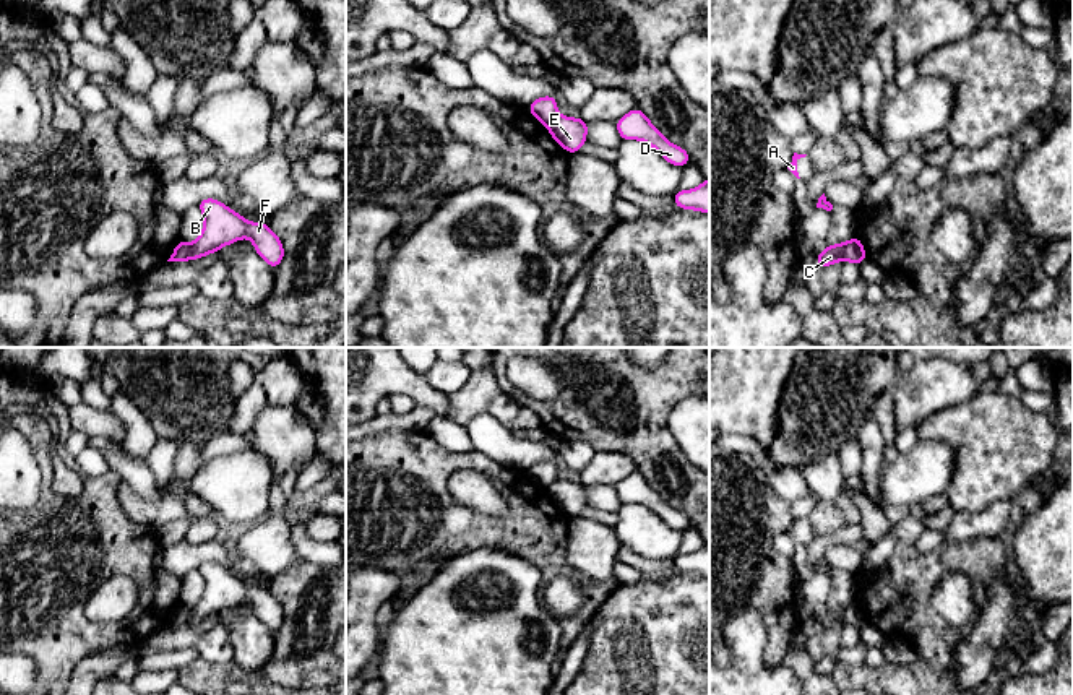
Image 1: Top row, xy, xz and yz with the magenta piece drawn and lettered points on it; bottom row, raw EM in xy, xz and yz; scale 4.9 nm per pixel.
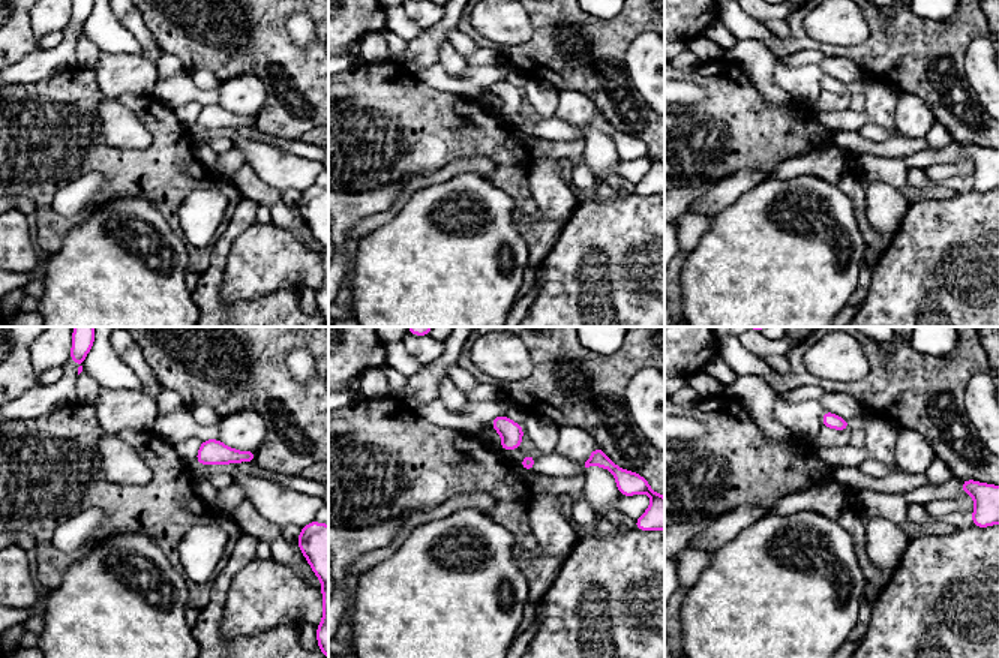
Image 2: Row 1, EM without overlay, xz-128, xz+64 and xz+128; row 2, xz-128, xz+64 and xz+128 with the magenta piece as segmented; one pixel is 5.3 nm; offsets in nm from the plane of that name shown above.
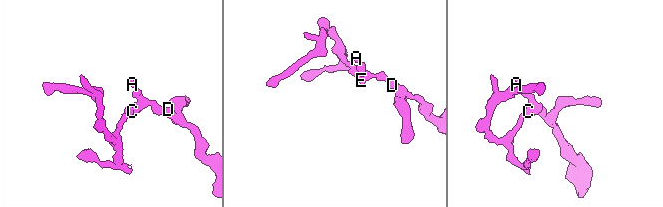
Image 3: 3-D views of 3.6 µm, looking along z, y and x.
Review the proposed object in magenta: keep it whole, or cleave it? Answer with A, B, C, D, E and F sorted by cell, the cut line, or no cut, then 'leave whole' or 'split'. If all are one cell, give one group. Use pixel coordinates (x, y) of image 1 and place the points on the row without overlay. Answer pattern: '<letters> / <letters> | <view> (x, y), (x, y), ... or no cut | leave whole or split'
A B D E F / C | xy (187, 608), (190, 622) | split

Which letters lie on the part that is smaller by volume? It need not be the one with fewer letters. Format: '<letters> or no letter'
C

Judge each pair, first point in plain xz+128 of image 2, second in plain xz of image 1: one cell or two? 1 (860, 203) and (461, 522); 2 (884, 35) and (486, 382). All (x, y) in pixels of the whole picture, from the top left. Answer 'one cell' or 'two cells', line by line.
1: one cell
2: two cells

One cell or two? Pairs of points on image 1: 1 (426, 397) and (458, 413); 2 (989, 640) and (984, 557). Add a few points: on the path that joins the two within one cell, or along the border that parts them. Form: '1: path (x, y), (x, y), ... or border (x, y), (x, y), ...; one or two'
1: border (448, 395), (448, 410), (443, 414); two
2: border (1007, 574), (981, 587); two

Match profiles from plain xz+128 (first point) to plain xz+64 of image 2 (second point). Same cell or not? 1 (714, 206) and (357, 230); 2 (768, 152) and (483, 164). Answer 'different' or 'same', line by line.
1: different
2: different

